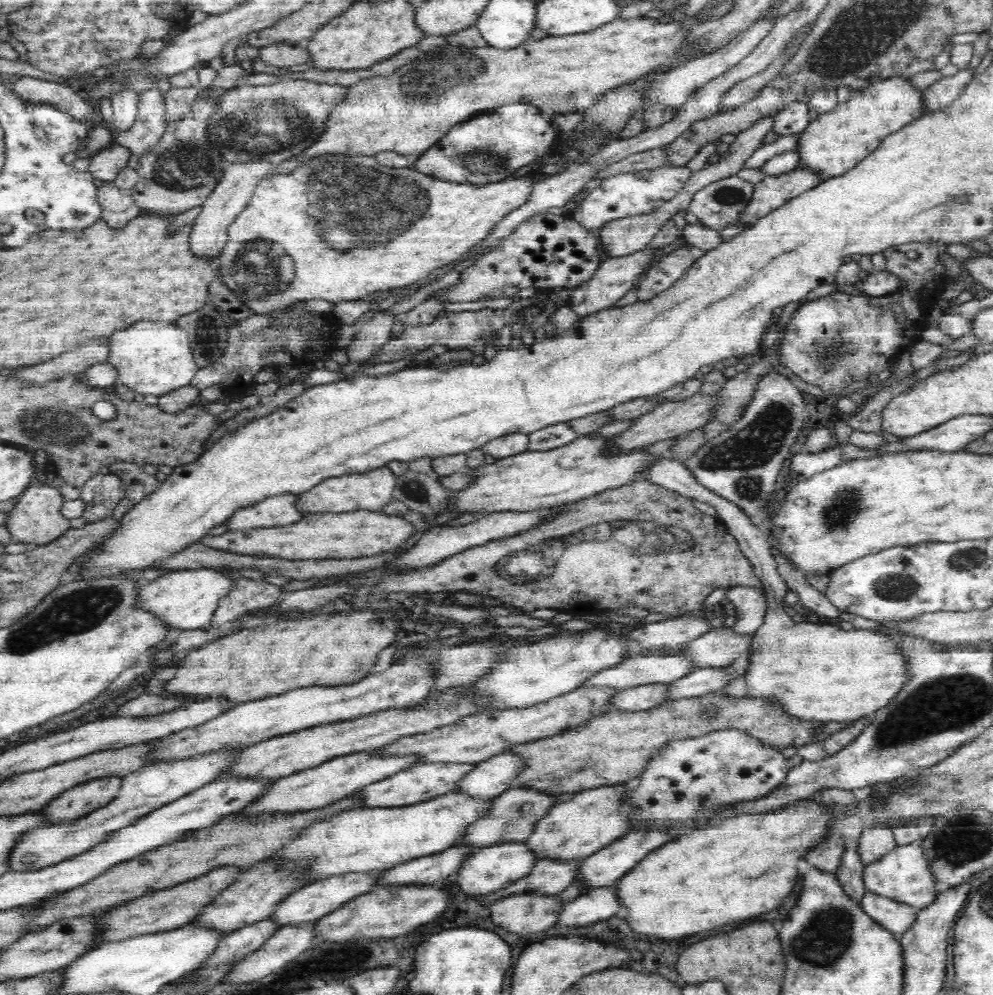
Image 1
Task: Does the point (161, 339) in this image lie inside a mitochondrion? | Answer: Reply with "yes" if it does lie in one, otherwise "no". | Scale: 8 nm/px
no

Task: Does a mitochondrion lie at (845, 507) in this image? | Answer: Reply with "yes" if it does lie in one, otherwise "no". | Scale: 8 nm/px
yes

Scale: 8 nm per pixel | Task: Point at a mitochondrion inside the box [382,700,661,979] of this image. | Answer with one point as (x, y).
(563, 776)

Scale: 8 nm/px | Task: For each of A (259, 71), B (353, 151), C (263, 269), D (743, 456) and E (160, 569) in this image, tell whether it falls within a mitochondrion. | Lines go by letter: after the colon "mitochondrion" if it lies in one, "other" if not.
A: other
B: mitochondrion
C: mitochondrion
D: mitochondrion
E: other

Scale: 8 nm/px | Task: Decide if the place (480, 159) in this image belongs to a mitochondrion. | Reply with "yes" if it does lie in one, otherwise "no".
yes

